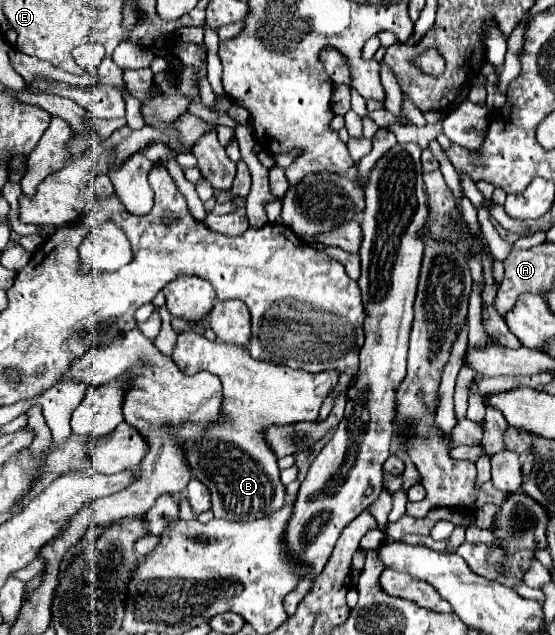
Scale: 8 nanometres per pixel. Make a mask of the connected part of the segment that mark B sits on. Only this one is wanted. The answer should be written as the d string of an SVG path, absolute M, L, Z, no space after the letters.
M197 332L181 334L171 358L183 374L191 376L209 370L223 382L223 414L227 422L213 424L209 432L193 424L179 428L179 442L187 450L193 474L203 480L211 492L215 518L247 520L249 516L261 518L279 510L285 504L285 488L279 480L277 458L263 440L263 428L271 424L317 420L325 396L339 380L339 372L327 370L311 374L291 370L283 364L261 362L251 358L243 346L211 342Z

